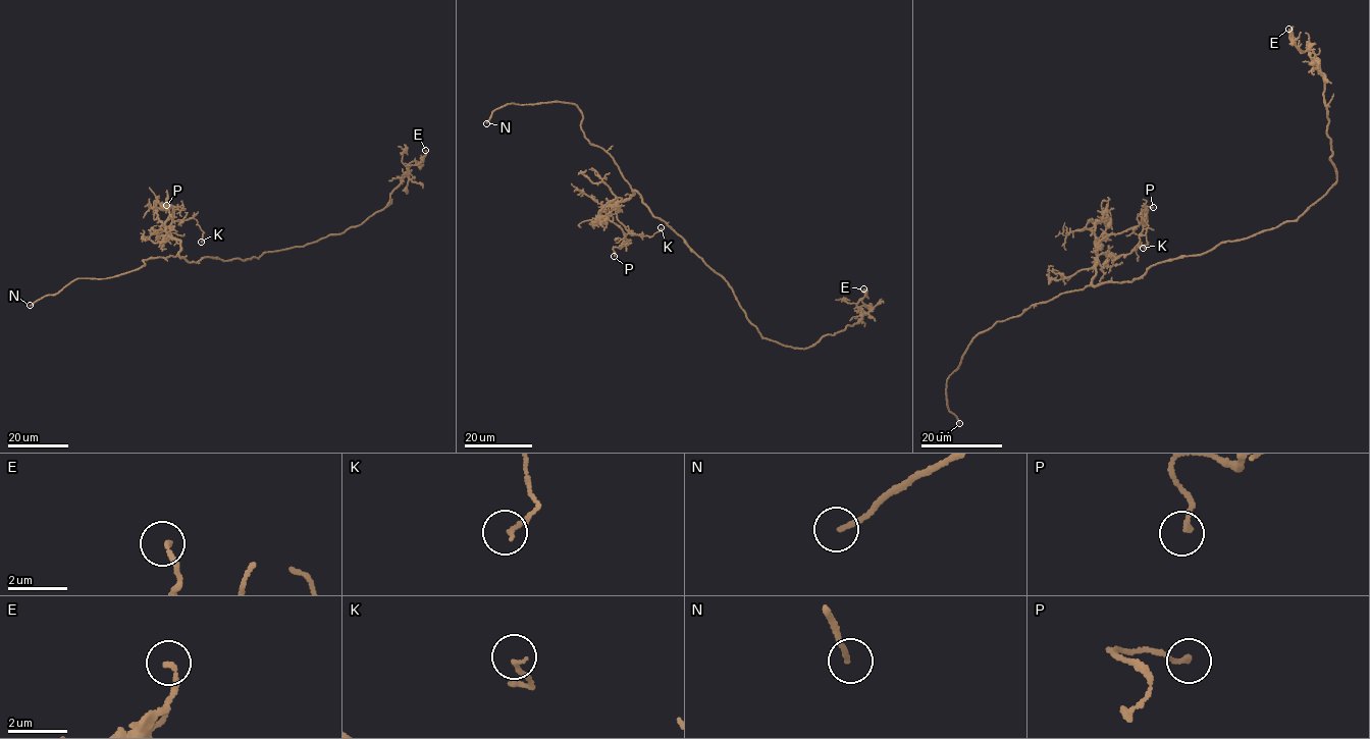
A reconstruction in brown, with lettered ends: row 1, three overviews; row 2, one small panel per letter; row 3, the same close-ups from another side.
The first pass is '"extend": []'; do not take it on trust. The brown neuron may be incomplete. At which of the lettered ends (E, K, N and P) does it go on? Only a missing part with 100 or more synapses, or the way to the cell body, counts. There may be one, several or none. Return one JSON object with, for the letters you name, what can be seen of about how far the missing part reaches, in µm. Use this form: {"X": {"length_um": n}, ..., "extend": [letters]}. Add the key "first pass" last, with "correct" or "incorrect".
{"N": {"length_um": 8}, "extend": ["N"], "first pass": "incorrect"}

